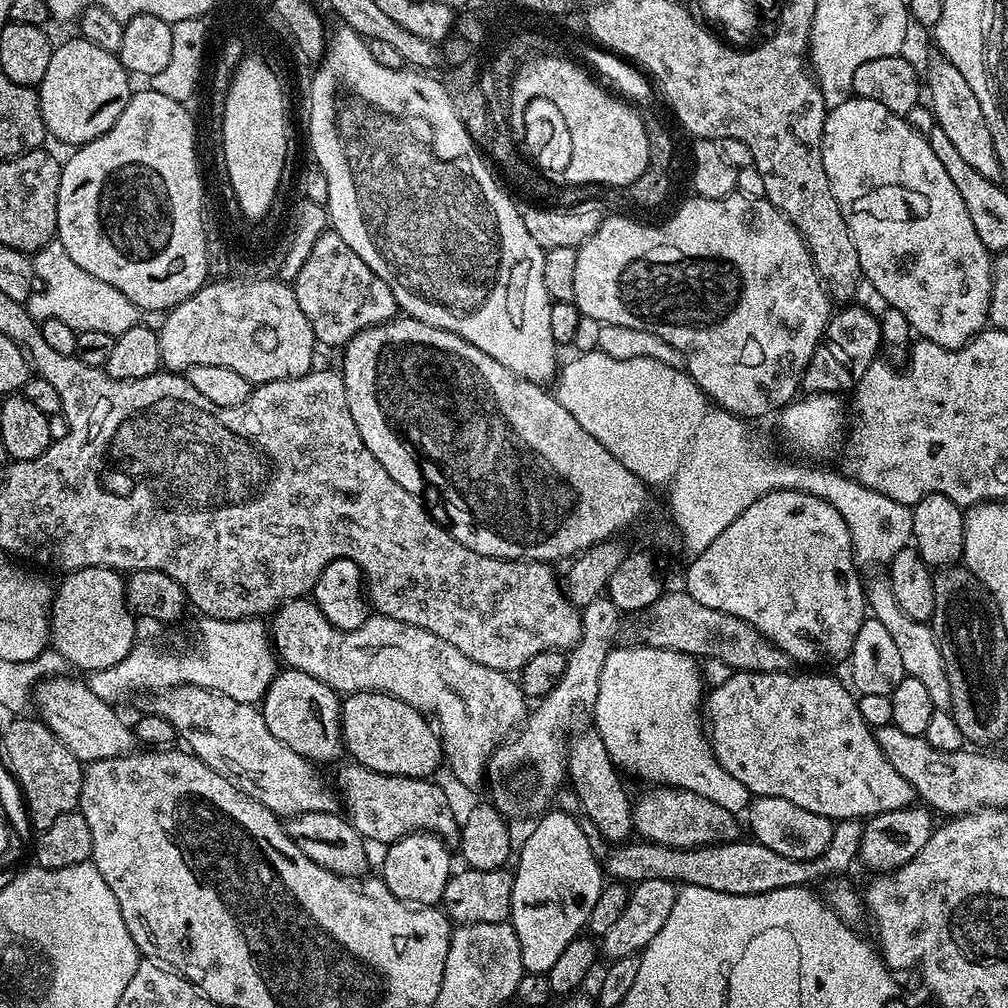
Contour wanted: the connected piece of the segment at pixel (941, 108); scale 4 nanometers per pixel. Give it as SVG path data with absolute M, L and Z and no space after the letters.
M935 58L928 64L926 72L926 100L932 103L932 112L936 115L935 127L941 128L964 159L982 178L1000 182L1006 174L996 157L994 138L990 134L990 126L986 126L986 114L982 114L982 102L978 102L978 94L970 90L970 82L962 78L962 70L954 66L954 62L943 58Z

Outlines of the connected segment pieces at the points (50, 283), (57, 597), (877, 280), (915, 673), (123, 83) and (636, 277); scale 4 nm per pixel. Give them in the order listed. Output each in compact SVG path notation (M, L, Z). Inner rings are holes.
M53 238L41 252L35 253L36 284L26 301L28 313L33 320L39 322L58 318L58 322L66 322L66 326L77 332L86 330L102 330L102 334L121 336L130 326L141 323L142 309L122 290L114 290L110 282L102 282L102 278L94 278L94 274L86 274L70 254L66 254L66 246Z
M83 568L77 572L67 573L65 580L55 585L52 598L52 626L50 644L55 652L62 654L65 665L81 668L84 674L110 670L110 666L118 666L126 654L137 643L137 617L128 606L128 598L124 585L125 577L114 568Z
M856 96L851 100L842 102L842 106L831 109L824 118L824 133L822 134L822 166L826 170L826 178L830 182L830 190L842 210L842 218L846 218L846 226L854 238L854 246L858 250L858 262L863 279L874 286L886 298L889 308L898 310L906 316L911 331L921 340L929 340L943 348L960 348L968 344L978 333L985 331L989 323L988 311L990 310L990 298L992 297L992 265L993 257L982 246L982 238L978 238L978 230L974 230L974 222L970 218L970 210L966 210L966 202L962 194L958 194L958 186L950 174L946 174L946 166L938 162L934 150L930 150L927 139L919 136L908 125L905 117L894 114L882 106L882 102L867 100Z
M884 578L867 581L866 604L871 615L886 626L887 633L898 646L902 666L905 667L907 675L922 682L922 686L930 693L930 702L934 707L938 710L951 709L950 678L946 678L946 662L942 662L942 650L938 646L935 634L932 633L931 623L915 620L910 618L910 614L905 614L902 606L898 606L898 601L894 599L894 590Z
M83 38L75 39L64 40L53 47L50 62L46 65L46 74L42 74L42 82L38 85L45 133L51 139L53 136L64 144L72 144L71 146L85 144L106 134L106 130L110 130L110 126L118 122L118 114L126 110L128 100L134 91L130 74L122 66L117 53L102 50L102 46L94 46L94 42Z
M733 194L726 198L693 195L692 200L686 201L665 224L660 224L657 228L652 224L639 224L628 216L605 215L602 226L598 226L588 241L576 249L578 263L574 269L574 303L581 316L594 318L600 325L631 326L633 330L658 334L662 342L670 342L670 346L682 354L688 375L711 403L738 417L749 418L748 416L768 416L771 412L772 415L779 413L780 409L797 399L806 366L828 331L828 321L834 308L831 308L833 305L830 303L828 289L816 272L810 250L798 229L766 198L751 200L748 196L740 195Z

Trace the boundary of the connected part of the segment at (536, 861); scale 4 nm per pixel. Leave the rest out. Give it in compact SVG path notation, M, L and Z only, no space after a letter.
M549 810L535 821L536 824L532 828L532 833L524 840L524 845L519 845L518 855L515 857L514 875L512 878L512 914L510 923L512 928L518 934L518 946L522 950L522 962L528 972L539 972L541 974L547 973L550 966L554 966L554 962L562 954L562 950L566 950L566 946L570 946L570 942L574 942L585 931L588 919L590 918L590 910L594 910L594 906L598 903L598 894L602 894L606 883L606 873L602 867L601 861L596 860L596 856L592 853L592 844L588 841L588 836L584 833L585 825L575 820L568 812L555 812Z

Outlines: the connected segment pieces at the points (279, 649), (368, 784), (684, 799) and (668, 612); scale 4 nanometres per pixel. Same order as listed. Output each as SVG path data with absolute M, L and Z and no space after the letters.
M311 598L287 600L276 609L271 620L270 639L273 649L283 663L285 660L288 668L310 674L310 678L318 678L318 682L330 686L338 694L388 692L431 717L438 729L443 759L452 767L450 775L469 788L476 790L480 788L480 783L485 783L488 762L493 752L509 739L513 730L523 725L529 715L529 701L519 683L509 673L490 670L490 666L482 666L482 662L466 658L462 650L438 638L438 634L422 630L422 626L410 626L410 622L398 622L398 618L372 614L366 622L362 622L362 626L358 626L358 630L343 632L324 617L316 601Z
M355 762L347 763L339 765L334 792L339 803L344 803L343 815L365 841L387 846L416 832L428 832L445 842L457 839L458 823L447 804L443 783L419 776L391 776Z
M660 786L648 792L632 806L632 826L641 841L671 848L695 848L737 839L741 835L737 817L730 810L722 810L718 802L702 798L690 790Z
M687 590L665 591L654 606L639 613L638 620L640 625L636 628L636 636L640 640L637 641L650 648L669 648L697 658L705 656L708 660L725 664L728 670L738 672L786 672L794 664L781 648L774 646L759 630L750 626L750 622L742 622L742 618L734 618L734 614L694 602Z

